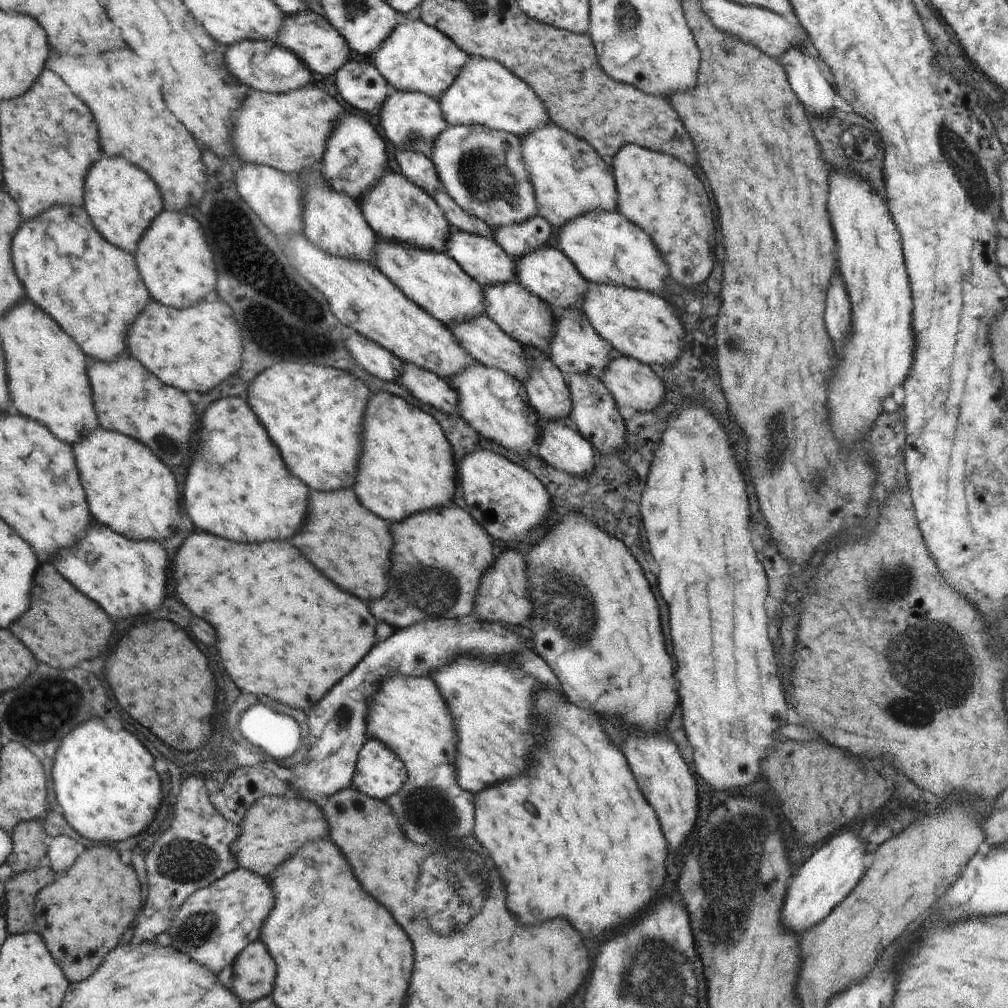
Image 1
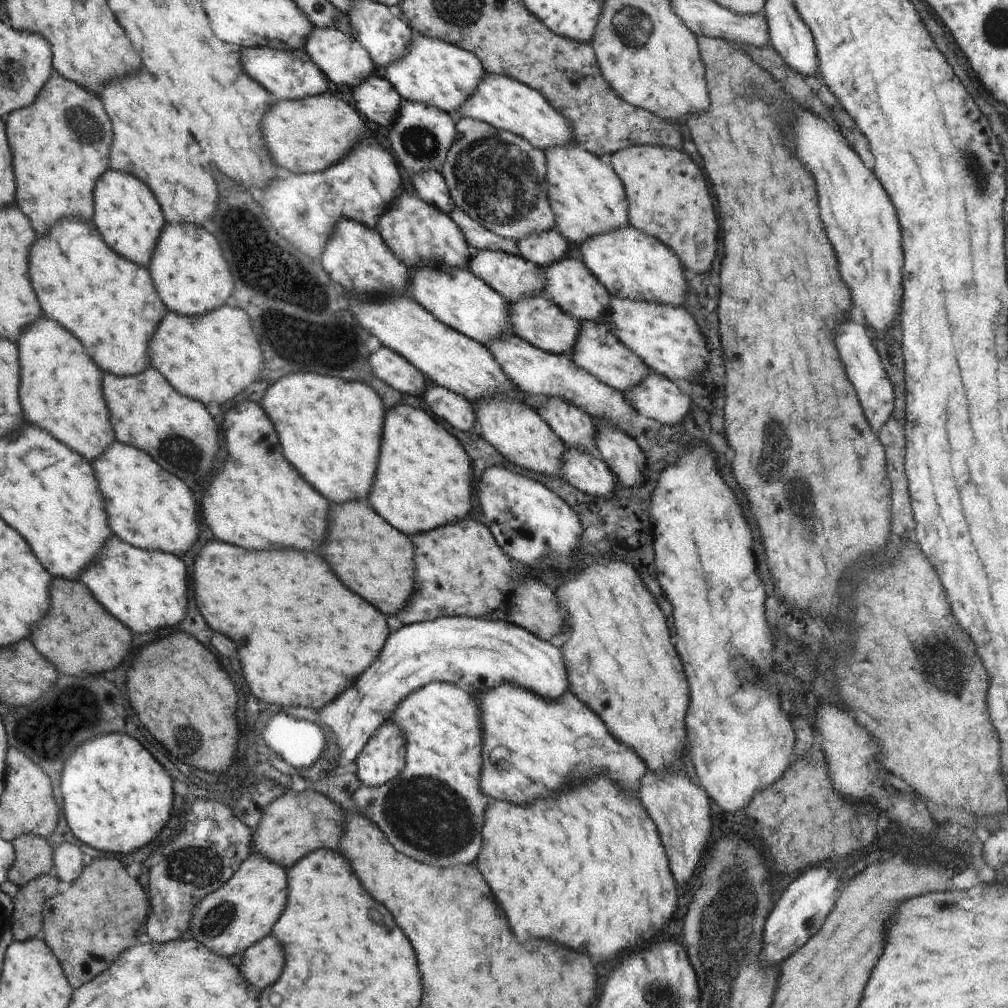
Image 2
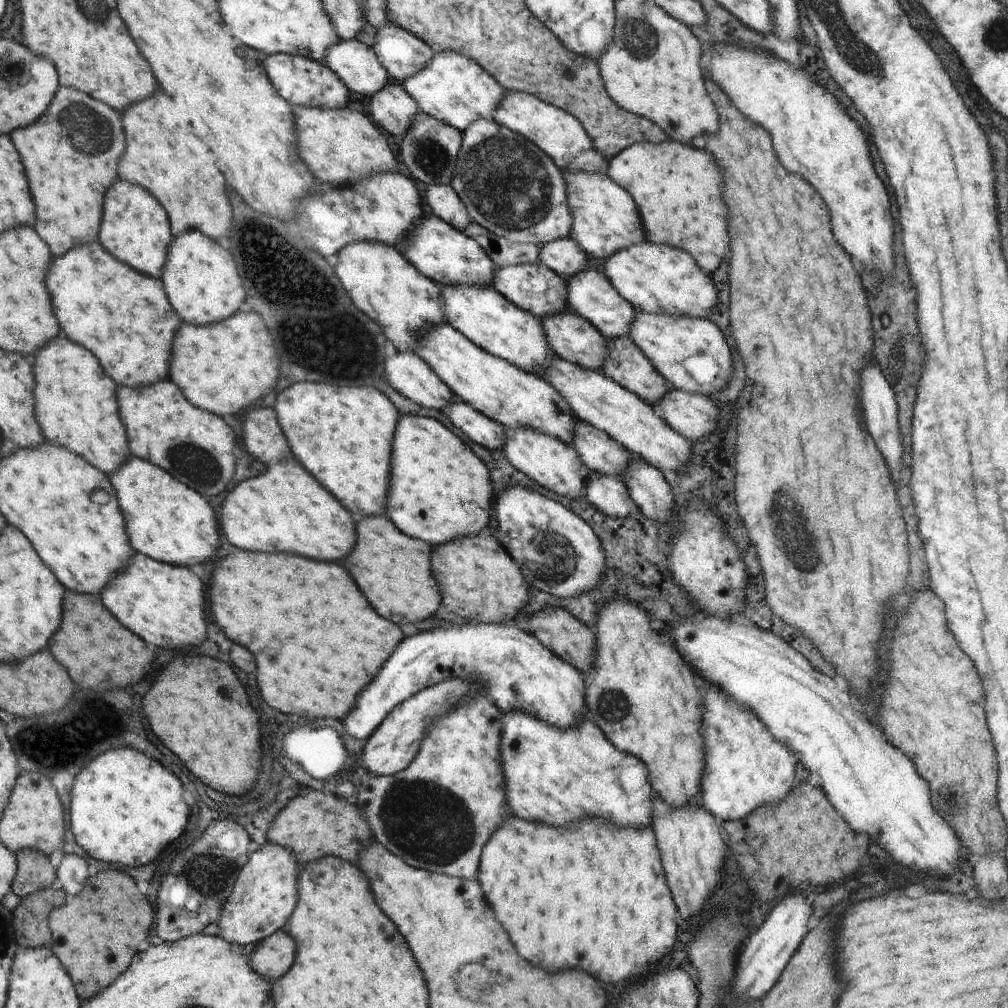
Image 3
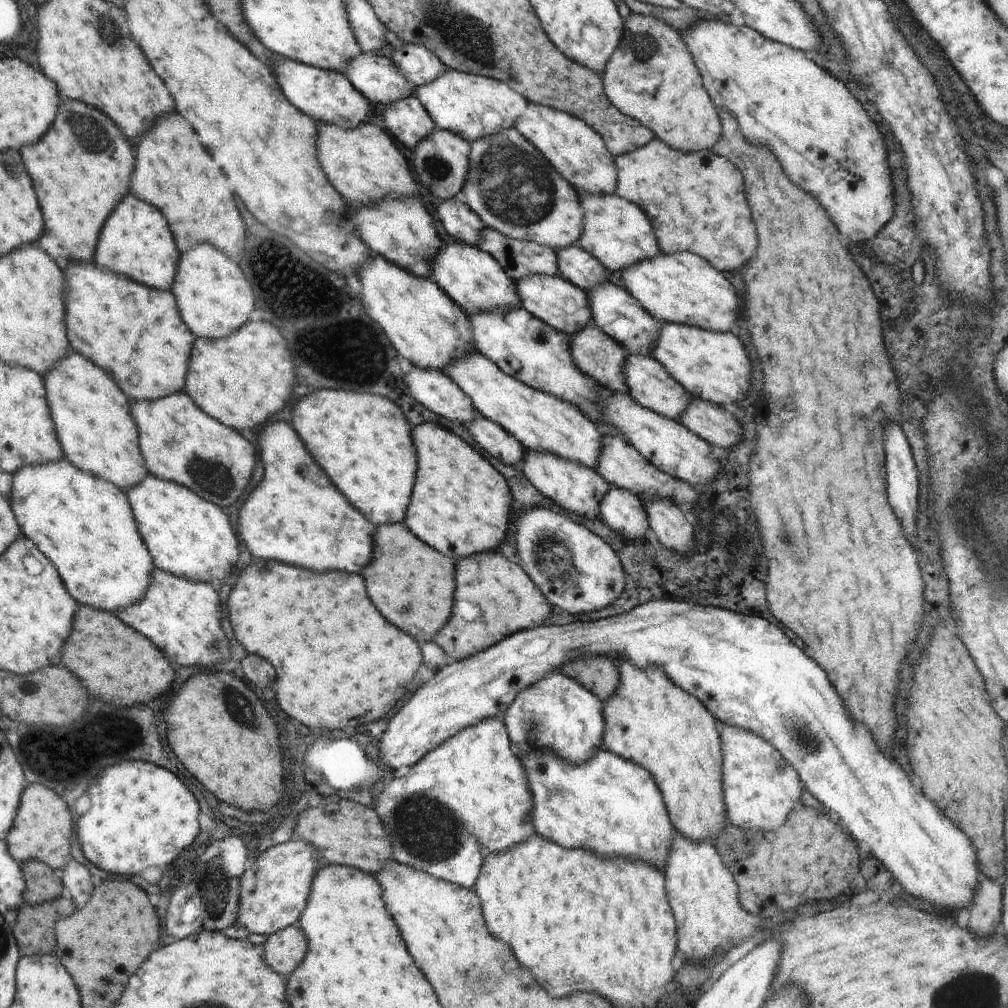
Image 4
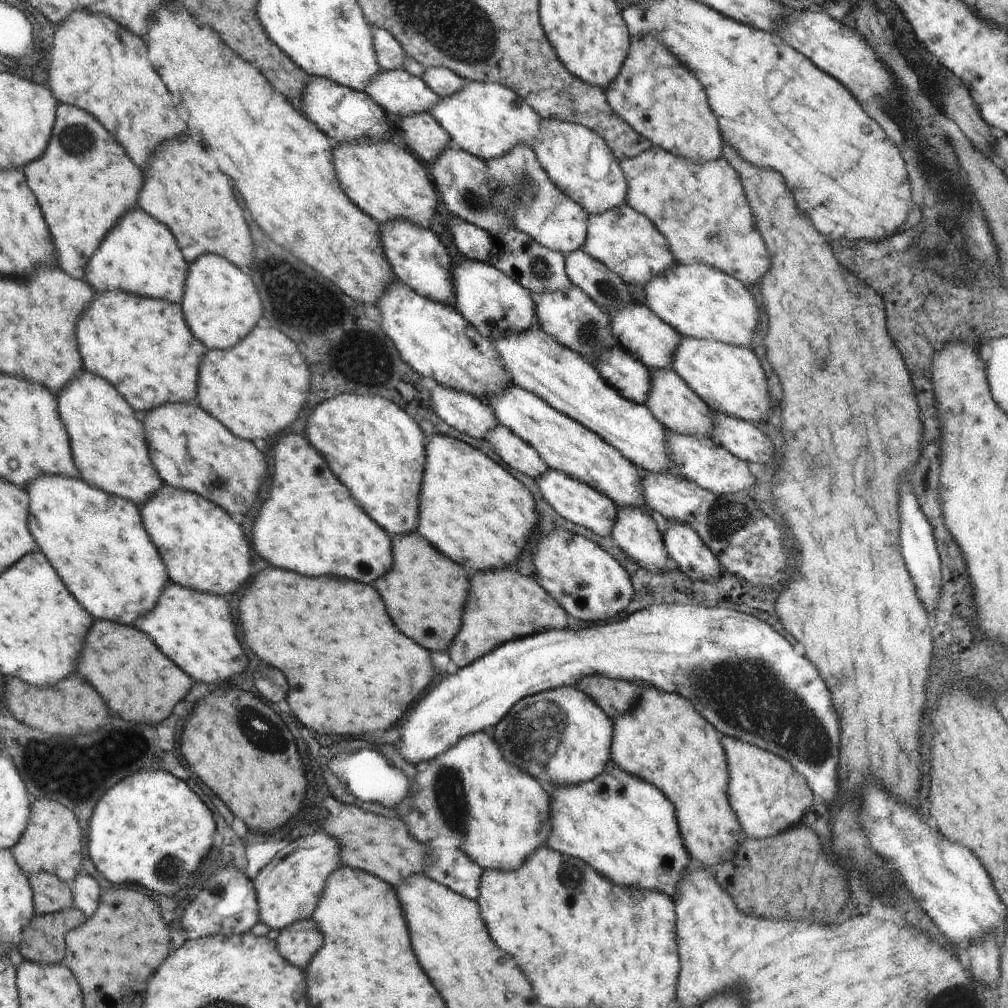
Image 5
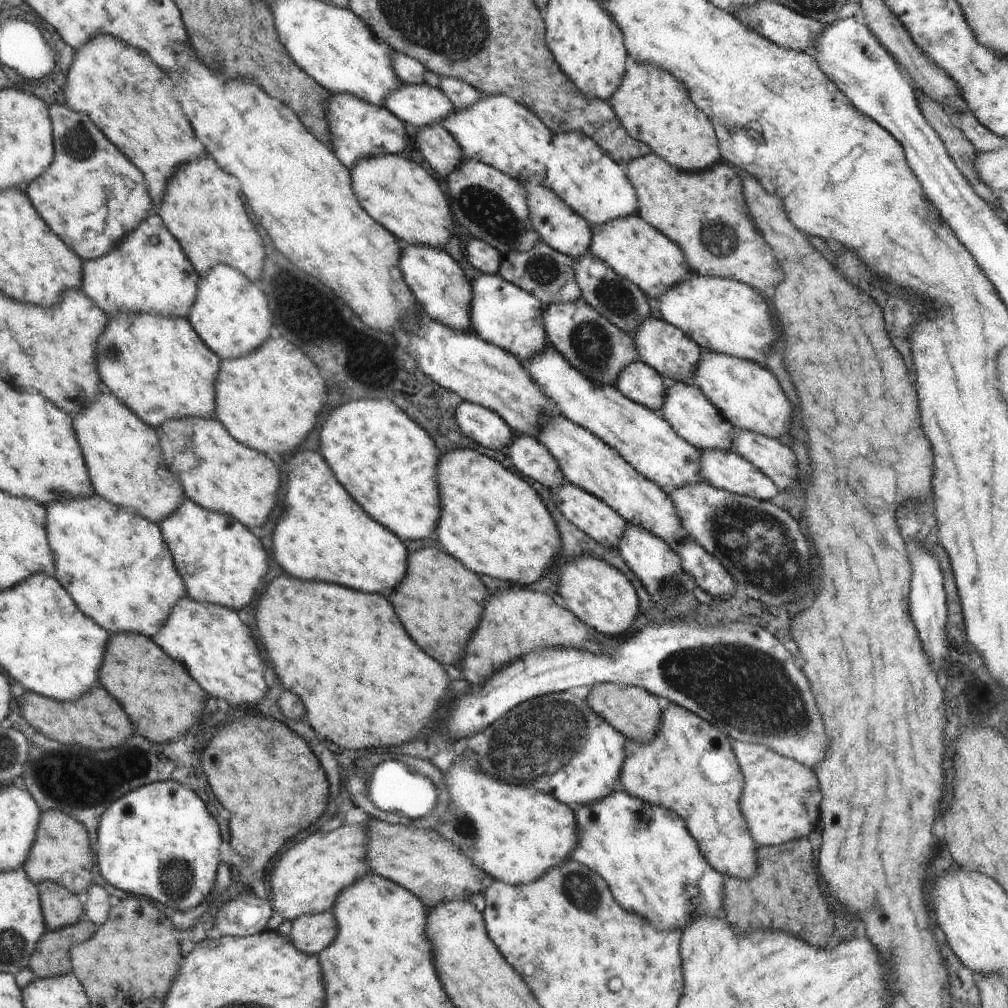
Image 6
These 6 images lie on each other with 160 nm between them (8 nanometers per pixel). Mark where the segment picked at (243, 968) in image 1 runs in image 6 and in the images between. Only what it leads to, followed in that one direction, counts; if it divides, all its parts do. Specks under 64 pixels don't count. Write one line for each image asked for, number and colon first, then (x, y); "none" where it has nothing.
2: (261, 966)
3: (272, 957)
4: (283, 951)
5: (297, 943)
6: (310, 933)

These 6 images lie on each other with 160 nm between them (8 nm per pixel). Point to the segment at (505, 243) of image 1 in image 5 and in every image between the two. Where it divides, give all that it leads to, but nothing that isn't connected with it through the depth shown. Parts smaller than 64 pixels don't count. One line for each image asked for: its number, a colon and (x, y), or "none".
2: (542, 249)
3: (565, 257)
4: (583, 270)
5: (604, 287)

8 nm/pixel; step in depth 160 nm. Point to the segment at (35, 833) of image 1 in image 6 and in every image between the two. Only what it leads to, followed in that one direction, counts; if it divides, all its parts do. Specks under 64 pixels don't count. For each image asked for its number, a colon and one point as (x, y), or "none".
2: (33, 857)
3: (34, 868)
4: (43, 884)
5: (52, 895)
6: (62, 909)

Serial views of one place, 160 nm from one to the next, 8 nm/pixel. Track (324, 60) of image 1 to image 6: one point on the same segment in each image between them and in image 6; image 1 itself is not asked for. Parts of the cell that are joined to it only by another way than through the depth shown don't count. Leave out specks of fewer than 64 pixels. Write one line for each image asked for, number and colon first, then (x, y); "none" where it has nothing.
2: (338, 56)
3: (355, 63)
4: (375, 77)
5: (399, 92)
6: (419, 106)

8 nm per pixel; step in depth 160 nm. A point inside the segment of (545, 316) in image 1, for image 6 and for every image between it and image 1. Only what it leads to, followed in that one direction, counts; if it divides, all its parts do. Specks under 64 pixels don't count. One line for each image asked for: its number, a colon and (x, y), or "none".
2: (537, 320)
3: (573, 338)
4: (596, 355)
5: (632, 379)
6: (639, 382)

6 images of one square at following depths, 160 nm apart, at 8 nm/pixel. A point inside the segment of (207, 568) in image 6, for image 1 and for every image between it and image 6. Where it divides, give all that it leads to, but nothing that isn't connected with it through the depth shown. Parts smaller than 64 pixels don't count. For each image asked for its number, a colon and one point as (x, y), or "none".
1: (132, 492)
2: (150, 509)
3: (165, 520)
4: (187, 536)
5: (203, 549)

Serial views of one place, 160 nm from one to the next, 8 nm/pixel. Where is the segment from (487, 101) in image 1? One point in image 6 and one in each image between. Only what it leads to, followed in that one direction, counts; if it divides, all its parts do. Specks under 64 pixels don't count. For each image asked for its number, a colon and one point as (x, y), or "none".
2: (508, 105)
3: (561, 136)
4: (579, 155)
5: (578, 161)
6: (595, 187)

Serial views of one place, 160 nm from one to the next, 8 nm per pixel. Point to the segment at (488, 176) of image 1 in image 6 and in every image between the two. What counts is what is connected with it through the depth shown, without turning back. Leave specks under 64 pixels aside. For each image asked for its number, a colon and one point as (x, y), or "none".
2: (498, 179)
3: (508, 185)
4: (510, 186)
5: (519, 185)
6: (560, 227)

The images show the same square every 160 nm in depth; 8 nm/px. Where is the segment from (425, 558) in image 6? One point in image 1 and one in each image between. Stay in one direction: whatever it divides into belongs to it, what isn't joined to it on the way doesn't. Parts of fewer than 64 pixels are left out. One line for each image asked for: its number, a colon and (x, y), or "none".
1: (346, 541)
2: (373, 559)
3: (393, 570)
4: (412, 585)
5: (425, 592)

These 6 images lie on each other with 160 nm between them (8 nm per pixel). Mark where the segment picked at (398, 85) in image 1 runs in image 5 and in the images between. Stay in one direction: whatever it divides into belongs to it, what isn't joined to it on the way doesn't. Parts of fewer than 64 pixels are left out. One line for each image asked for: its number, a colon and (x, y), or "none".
2: (435, 72)
3: (454, 89)
4: (472, 106)
5: (488, 120)

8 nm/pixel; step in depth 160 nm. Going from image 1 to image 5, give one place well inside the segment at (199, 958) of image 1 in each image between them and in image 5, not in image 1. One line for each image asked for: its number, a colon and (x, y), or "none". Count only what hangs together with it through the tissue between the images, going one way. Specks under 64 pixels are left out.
2: (228, 921)
3: (265, 893)
4: (273, 893)
5: (289, 887)

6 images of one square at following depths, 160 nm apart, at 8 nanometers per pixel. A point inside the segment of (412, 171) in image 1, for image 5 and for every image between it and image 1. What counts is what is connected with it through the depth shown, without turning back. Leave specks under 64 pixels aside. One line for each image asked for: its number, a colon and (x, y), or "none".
2: (429, 185)
3: (445, 203)
4: (457, 218)
5: (475, 243)

